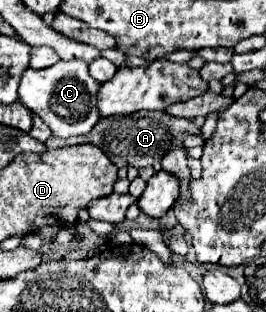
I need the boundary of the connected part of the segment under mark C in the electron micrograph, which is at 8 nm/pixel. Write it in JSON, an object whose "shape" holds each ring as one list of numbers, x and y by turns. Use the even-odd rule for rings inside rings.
{"shape":[[76,58,72,62,60,60,54,66,44,70,32,70,28,66,20,78,18,100,26,108,30,108,34,114,38,114,46,122,46,126,52,130,54,136,70,138,70,136,90,132,92,126,98,122,100,118,96,110,98,90,100,90,100,82,96,82,88,74,88,64]]}

